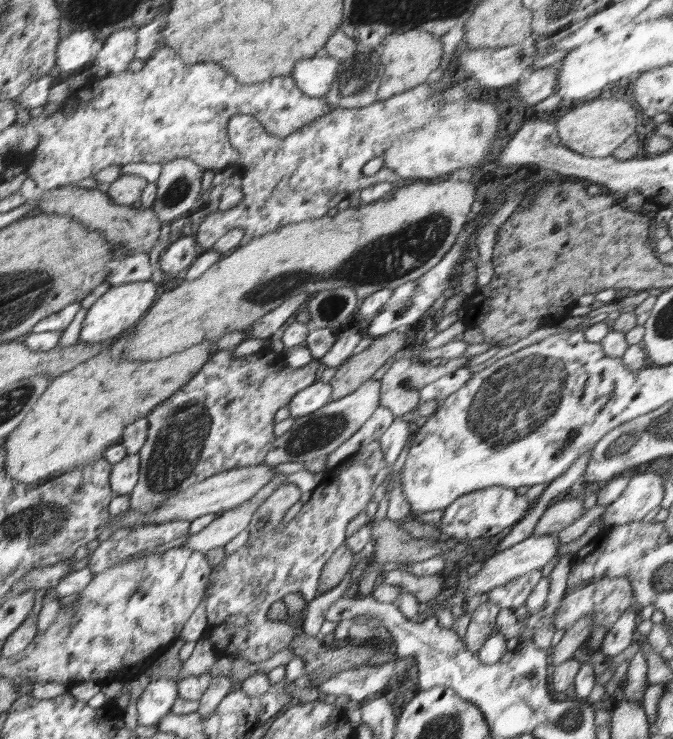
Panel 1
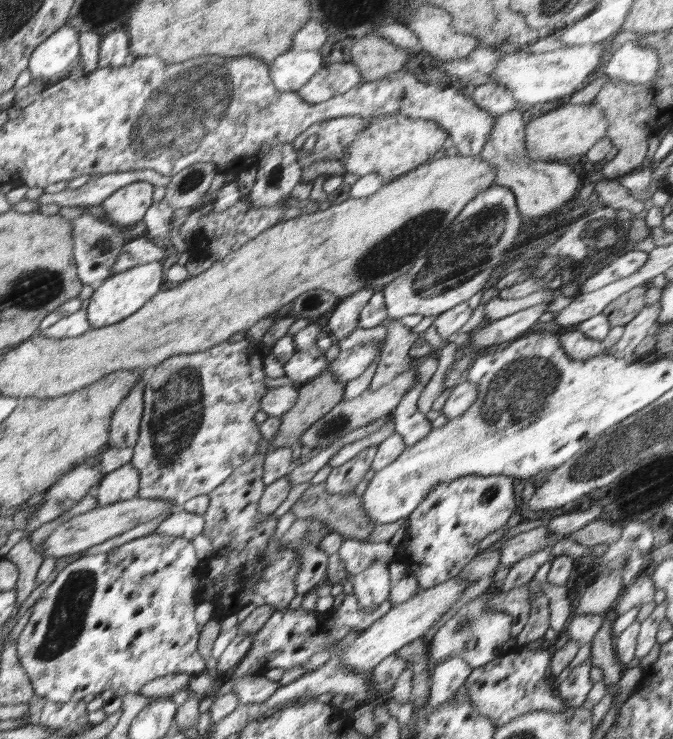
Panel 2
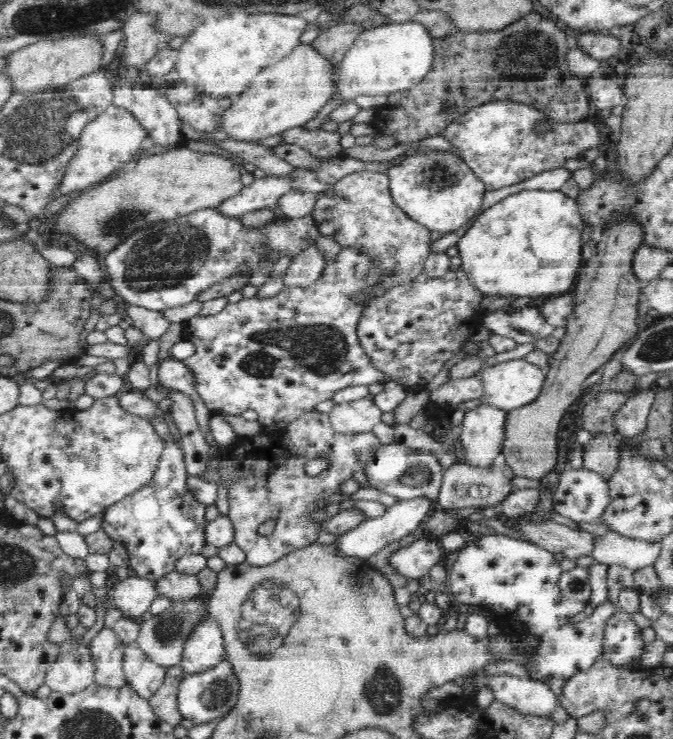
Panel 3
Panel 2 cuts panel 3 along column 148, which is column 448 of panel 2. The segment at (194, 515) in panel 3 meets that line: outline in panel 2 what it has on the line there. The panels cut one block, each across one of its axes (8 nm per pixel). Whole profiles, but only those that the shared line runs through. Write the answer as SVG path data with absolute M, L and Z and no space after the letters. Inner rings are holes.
M466 475L440 483L407 516L409 529L400 542L397 560L405 565L405 576L414 575L420 588L440 585L463 570L479 552L480 541L502 529L516 508L514 480L508 475Z

